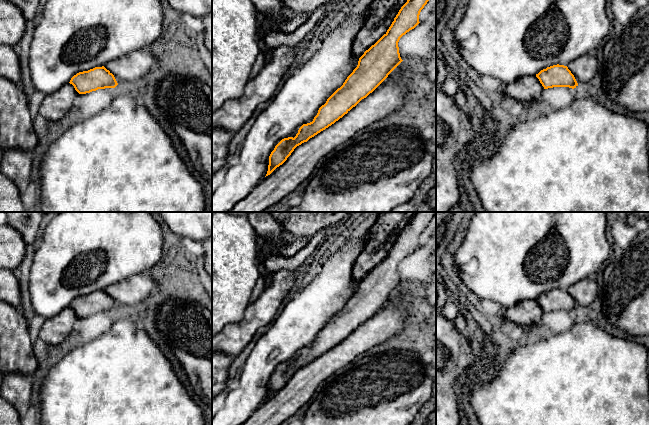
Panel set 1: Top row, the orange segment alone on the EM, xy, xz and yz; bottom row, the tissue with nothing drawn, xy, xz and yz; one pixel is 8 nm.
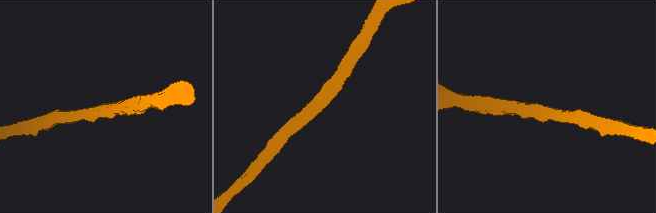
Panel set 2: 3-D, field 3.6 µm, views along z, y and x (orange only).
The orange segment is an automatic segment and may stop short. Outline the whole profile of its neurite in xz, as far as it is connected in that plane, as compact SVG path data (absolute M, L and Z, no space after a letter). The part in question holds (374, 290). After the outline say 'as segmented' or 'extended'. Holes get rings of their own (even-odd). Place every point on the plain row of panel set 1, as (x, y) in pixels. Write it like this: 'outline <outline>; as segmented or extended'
outline M416 212L407 226L399 234L387 256L359 282L357 291L347 301L343 309L338 312L327 323L326 327L319 332L313 345L303 348L294 362L284 362L275 370L269 380L269 389L266 400L270 399L277 391L282 389L297 370L307 366L310 362L325 354L347 338L362 323L372 317L403 285L400 281L398 266L403 259L414 253L420 247L420 236L435 215L436 212Z; as segmented

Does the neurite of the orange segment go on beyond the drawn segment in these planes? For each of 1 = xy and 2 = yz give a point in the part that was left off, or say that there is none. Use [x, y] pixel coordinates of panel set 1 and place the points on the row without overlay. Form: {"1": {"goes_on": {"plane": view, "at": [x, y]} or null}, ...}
{"1": {"goes_on": null}, "2": {"goes_on": null}}

